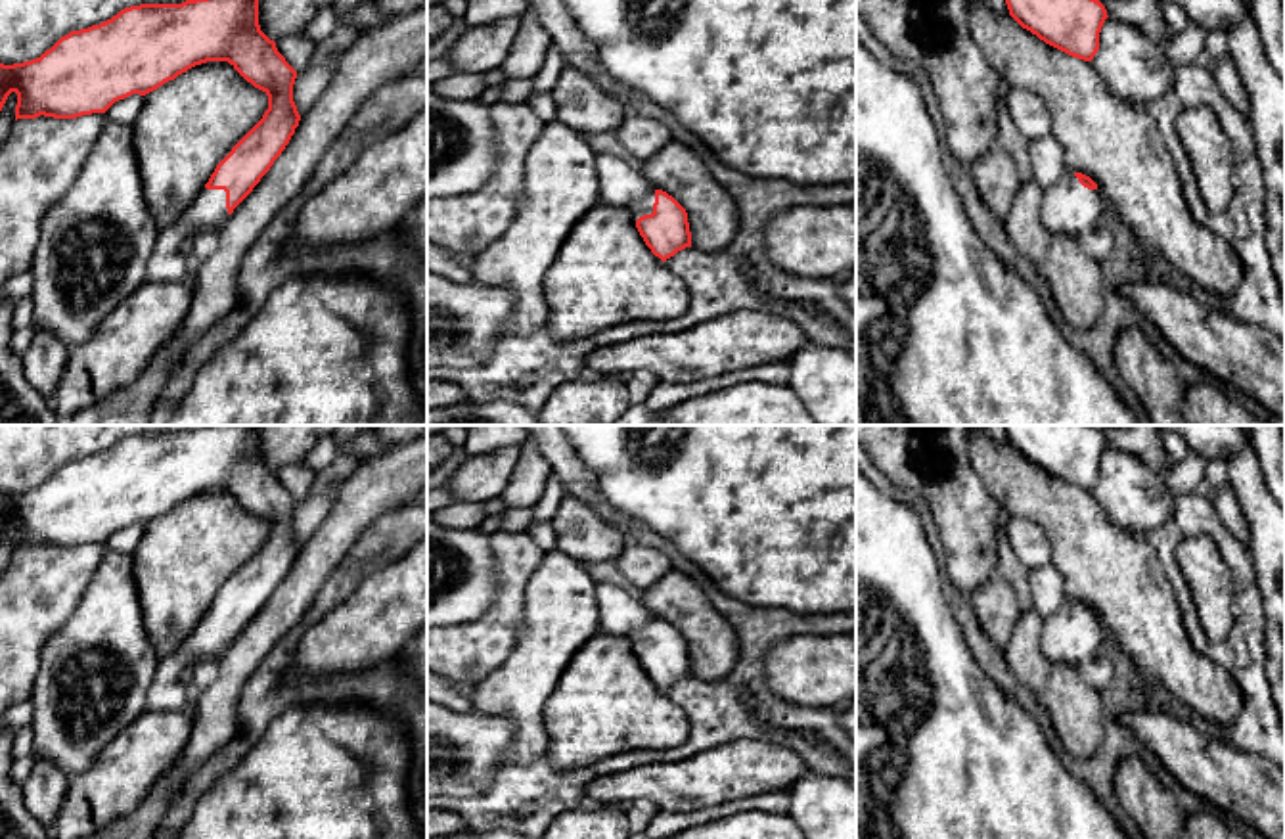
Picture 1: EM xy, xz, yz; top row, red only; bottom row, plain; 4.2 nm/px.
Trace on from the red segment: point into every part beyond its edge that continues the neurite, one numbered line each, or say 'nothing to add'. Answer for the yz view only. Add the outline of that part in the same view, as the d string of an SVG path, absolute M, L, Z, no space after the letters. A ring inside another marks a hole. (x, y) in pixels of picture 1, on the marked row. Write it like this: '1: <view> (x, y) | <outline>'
1: yz (1067, 207) | M1069 169L1042 193L1040 218L1057 236L1082 238L1107 215L1101 192L1084 188Z

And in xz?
1: xz (644, 205) | M655 190L643 195L642 199L628 203L626 209L630 211L636 222L640 216L653 213L653 203L655 203Z

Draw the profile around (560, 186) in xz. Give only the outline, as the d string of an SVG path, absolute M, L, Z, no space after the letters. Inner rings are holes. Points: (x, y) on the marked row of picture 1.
M559 119L548 123L525 157L523 195L507 230L473 257L471 282L511 289L517 303L502 337L546 326L544 276L567 236L599 205L596 153Z

